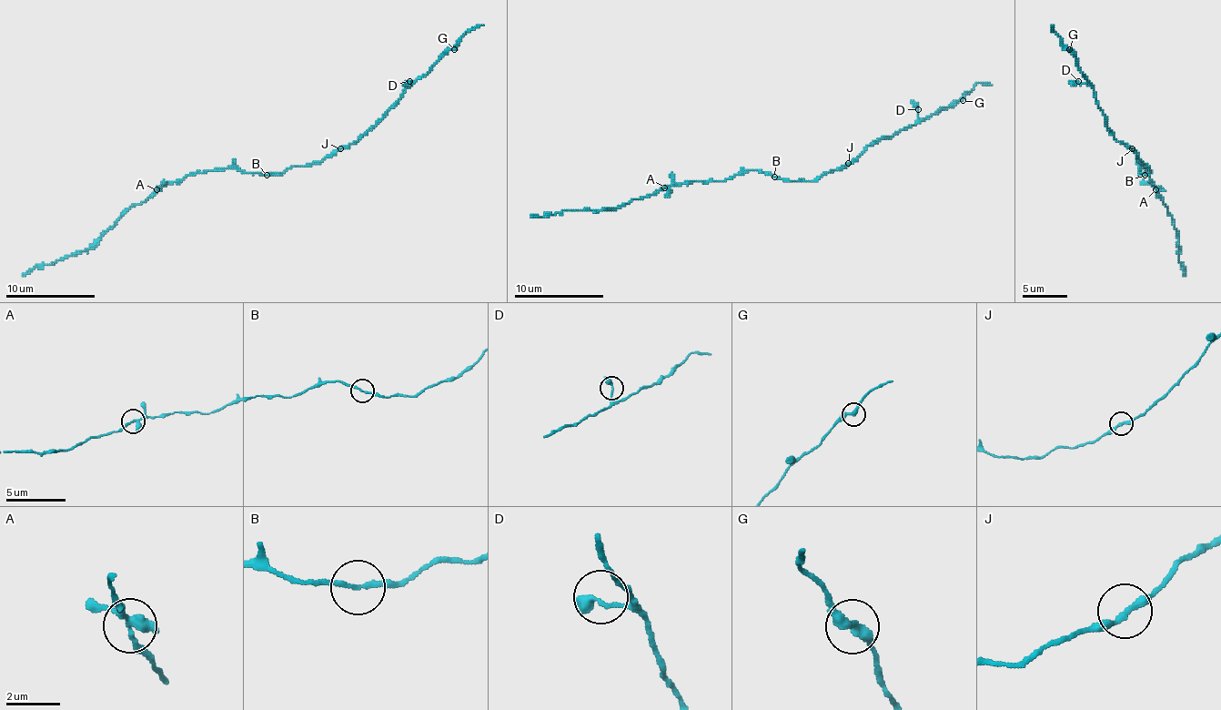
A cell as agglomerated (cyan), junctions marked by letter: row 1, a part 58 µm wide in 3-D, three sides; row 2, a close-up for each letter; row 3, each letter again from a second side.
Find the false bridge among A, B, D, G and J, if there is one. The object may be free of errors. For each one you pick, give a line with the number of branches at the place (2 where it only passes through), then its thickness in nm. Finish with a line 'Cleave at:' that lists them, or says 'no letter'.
Cleave at: no letter

